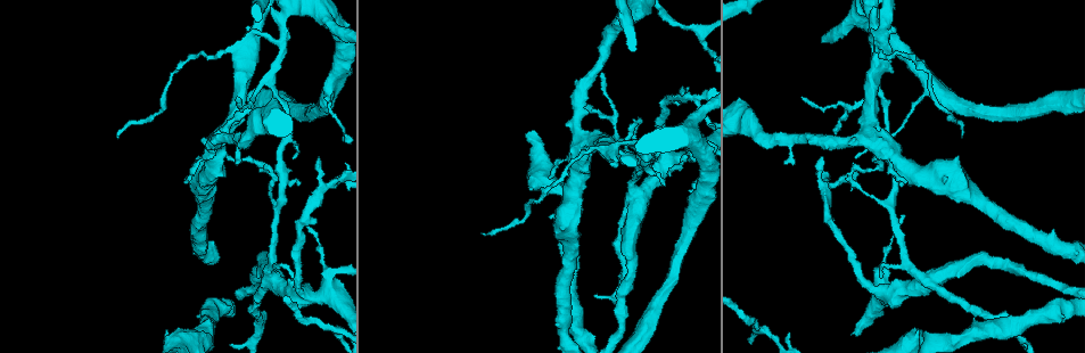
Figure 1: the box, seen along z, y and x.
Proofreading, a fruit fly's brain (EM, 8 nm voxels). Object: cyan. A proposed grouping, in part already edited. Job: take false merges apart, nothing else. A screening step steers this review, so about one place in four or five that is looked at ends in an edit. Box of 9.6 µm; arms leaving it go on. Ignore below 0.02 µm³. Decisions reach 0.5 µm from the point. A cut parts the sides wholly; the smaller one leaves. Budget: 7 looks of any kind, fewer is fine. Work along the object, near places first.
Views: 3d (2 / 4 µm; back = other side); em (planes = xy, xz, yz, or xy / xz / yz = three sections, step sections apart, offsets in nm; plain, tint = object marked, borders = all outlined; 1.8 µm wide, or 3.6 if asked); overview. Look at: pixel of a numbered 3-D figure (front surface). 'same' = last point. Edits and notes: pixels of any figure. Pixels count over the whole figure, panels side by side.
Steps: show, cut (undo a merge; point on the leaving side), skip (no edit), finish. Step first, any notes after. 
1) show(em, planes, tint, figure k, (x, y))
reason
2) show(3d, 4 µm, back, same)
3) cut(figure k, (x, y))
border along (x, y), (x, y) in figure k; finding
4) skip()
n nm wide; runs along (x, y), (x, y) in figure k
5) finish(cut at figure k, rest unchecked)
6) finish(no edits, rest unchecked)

show(3d, 4 µm, figure 1, (756, 331))

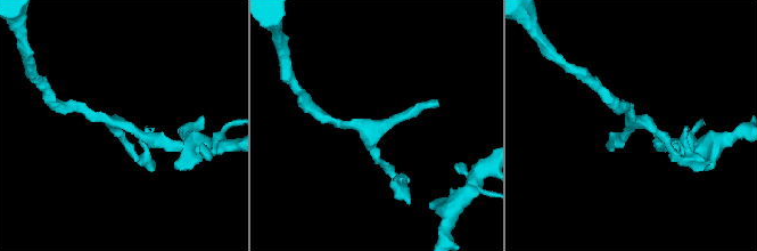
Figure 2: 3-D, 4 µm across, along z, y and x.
show(em, yz, step 8, tint, figure 2, (634, 121))

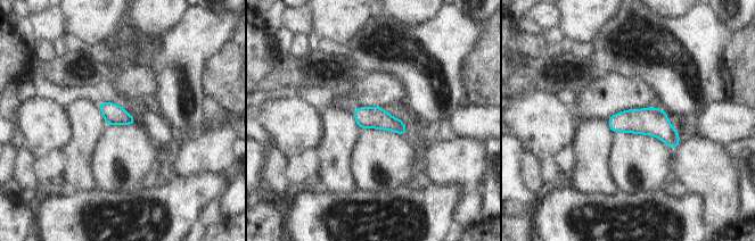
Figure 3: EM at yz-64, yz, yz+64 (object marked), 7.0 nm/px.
show(em, xy, step 8, tint, same)
cut it another way

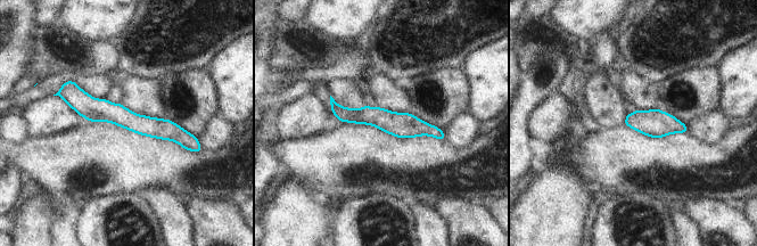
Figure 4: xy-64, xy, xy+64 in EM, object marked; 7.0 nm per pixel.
skip()
continuous, no second neuron

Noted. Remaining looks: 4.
show(3d, 4 µm, figure 1, (695, 98))
branch point

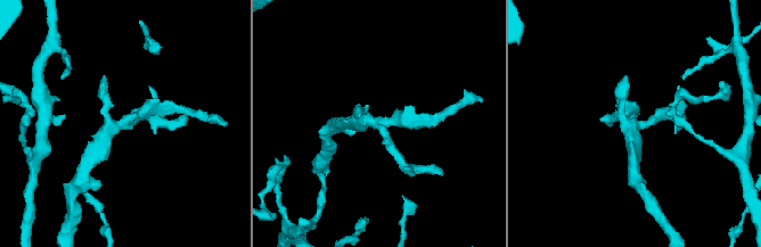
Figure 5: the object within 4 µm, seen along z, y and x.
show(em, planes, tint, figure 5, (119, 124))
shape alone is not enough

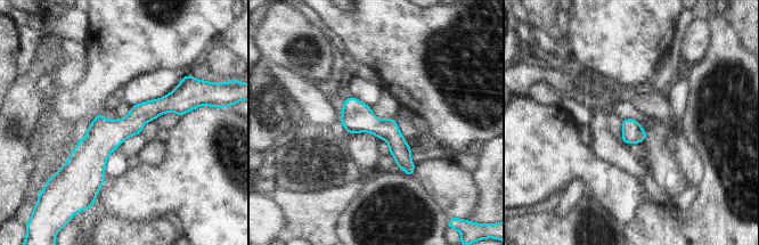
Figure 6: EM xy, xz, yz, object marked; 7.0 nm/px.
skip()
150 nm wide; runs along (185, 103), (144, 112), (66, 166) in figure 6; one neuron here

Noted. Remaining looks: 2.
show(em, planes, tint, figure 1, (923, 281))

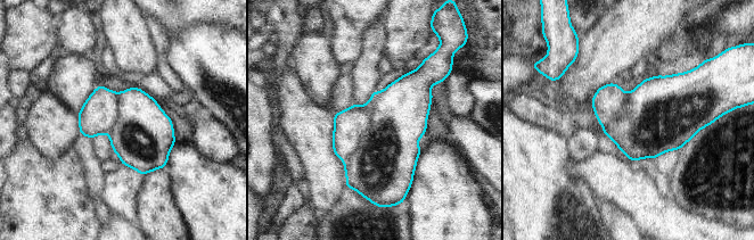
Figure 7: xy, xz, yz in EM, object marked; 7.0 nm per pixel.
cut(figure 7, (349, 125))
border along (378, 93), (370, 123), (344, 162) in figure 7; a second neuron is stuck on

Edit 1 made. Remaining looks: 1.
finish(cut at figure 7, rest unchecked)

